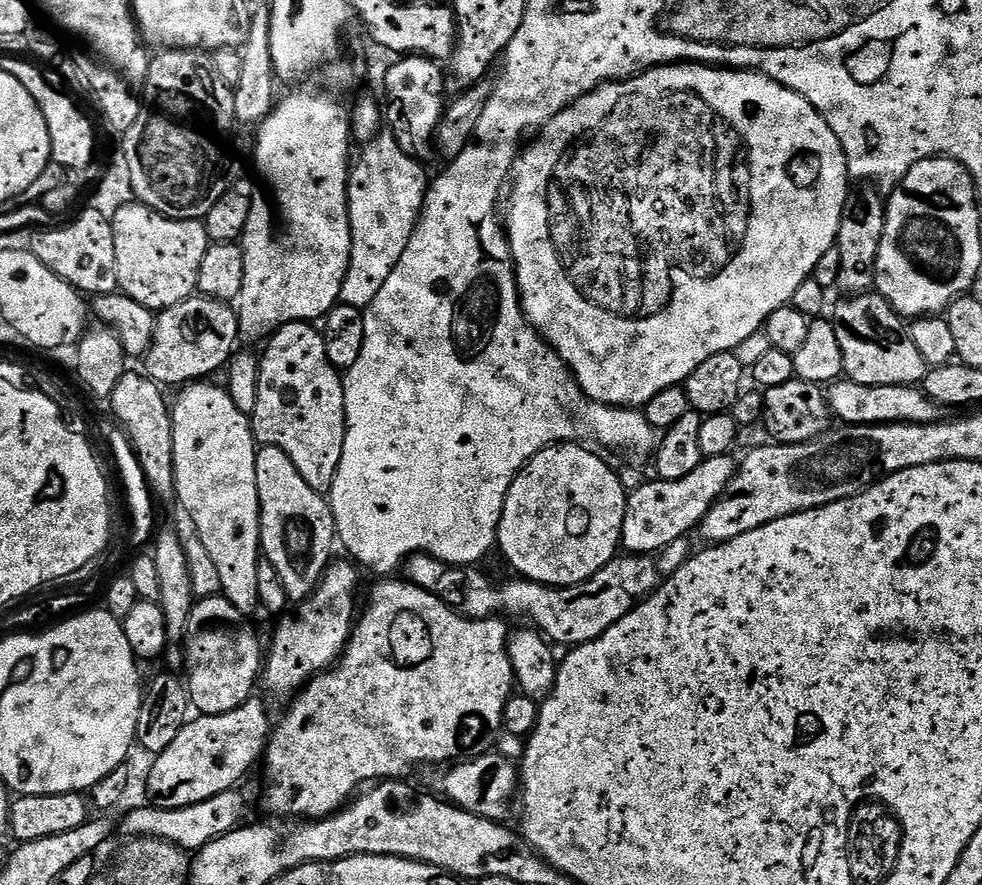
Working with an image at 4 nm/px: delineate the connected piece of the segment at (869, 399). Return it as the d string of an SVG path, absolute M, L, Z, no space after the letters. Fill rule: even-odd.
M849 380L833 383L828 390L829 408L833 415L848 426L869 427L874 424L935 424L942 410L923 389L913 385L866 386Z

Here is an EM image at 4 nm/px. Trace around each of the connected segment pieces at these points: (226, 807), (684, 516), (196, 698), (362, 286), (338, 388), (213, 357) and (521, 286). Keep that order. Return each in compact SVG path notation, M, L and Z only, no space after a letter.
M231 788L214 798L206 798L206 802L194 802L194 806L186 806L178 810L165 808L132 808L124 816L124 821L118 824L118 832L124 838L134 840L165 840L174 846L184 849L189 854L200 851L202 846L214 842L214 838L222 838L222 834L233 832L241 827L240 815L248 808L248 800L240 790Z
M731 455L709 456L700 463L698 470L686 474L686 478L652 478L631 489L626 522L622 524L623 551L628 554L656 554L676 540L685 539L691 528L692 531L699 529L712 505L727 492L728 483L736 476L738 464L732 459Z
M223 595L197 599L186 641L186 683L190 704L201 716L217 716L253 699L252 687L262 672L262 644L249 621Z
M388 130L381 131L372 141L369 141L358 164L353 165L348 180L348 217L351 224L351 264L340 291L340 301L346 305L361 310L368 308L370 302L378 296L387 278L393 273L394 266L405 253L413 231L423 212L424 200L428 194L430 176L427 176L425 165L414 159L405 151L401 139Z
M311 323L282 326L267 341L266 347L268 349L259 357L257 408L250 416L252 436L257 445L282 450L282 454L286 454L286 458L298 466L298 474L306 478L313 490L321 494L331 493L338 466L342 462L342 446L346 434L344 381L341 373L326 354L326 342L321 329Z
M193 294L157 315L152 345L144 357L145 375L164 388L178 388L207 379L230 362L239 340L237 309L231 303Z
M677 62L649 68L639 76L631 76L628 80L611 81L578 98L569 108L562 109L553 120L539 129L536 138L532 145L529 143L521 151L516 161L514 183L511 185L512 201L508 204L508 220L506 216L508 245L512 247L512 262L516 265L516 285L520 291L520 304L524 308L524 317L530 321L538 335L544 339L549 348L554 349L564 359L565 366L572 371L572 376L585 397L597 404L608 404L612 408L639 409L648 404L650 398L654 398L654 394L662 394L662 390L683 385L688 375L698 370L698 366L702 366L706 358L735 350L742 342L746 342L746 338L750 338L750 334L763 329L764 323L770 318L770 314L774 314L774 310L791 305L794 290L798 290L798 286L802 286L802 282L806 282L815 273L818 262L822 262L825 254L835 249L836 235L840 223L844 221L844 209L848 207L850 199L848 163L834 130L830 130L820 111L809 100L802 98L802 94L782 86L776 80L771 80L759 70L729 70L724 66L705 66L699 62Z

